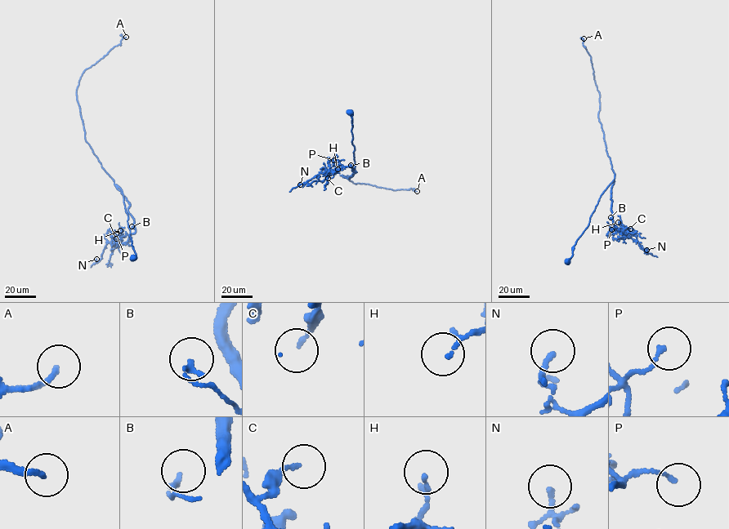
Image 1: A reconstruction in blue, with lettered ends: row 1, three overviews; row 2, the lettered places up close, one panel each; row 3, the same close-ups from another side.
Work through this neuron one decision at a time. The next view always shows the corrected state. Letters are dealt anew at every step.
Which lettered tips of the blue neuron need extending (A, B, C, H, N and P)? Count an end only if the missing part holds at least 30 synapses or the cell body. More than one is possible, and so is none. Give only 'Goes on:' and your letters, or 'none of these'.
Goes on: A

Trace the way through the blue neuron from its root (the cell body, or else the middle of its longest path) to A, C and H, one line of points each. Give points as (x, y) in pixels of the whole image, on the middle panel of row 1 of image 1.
A: (351, 112), (355, 170), (348, 180), (340, 175), (347, 175), (355, 184), (417, 191)
C: (351, 112), (355, 165), (349, 177), (355, 171), (345, 166), (329, 171), (328, 178)
H: (351, 112), (355, 165), (349, 177), (355, 171), (345, 166), (337, 169)

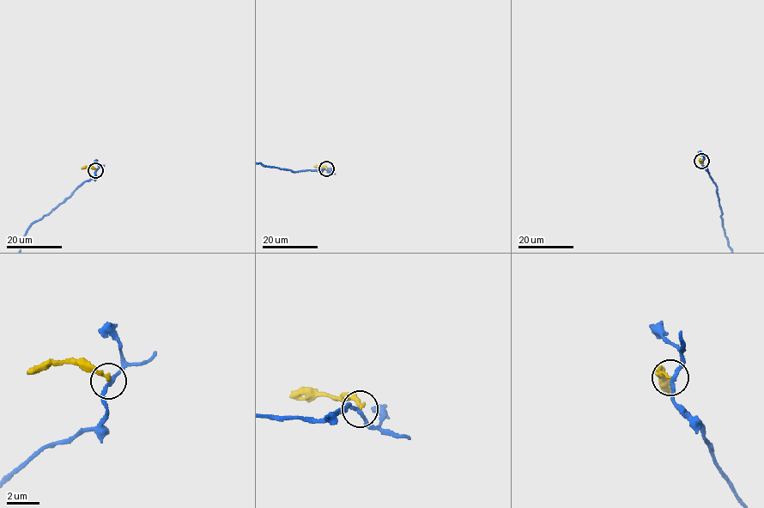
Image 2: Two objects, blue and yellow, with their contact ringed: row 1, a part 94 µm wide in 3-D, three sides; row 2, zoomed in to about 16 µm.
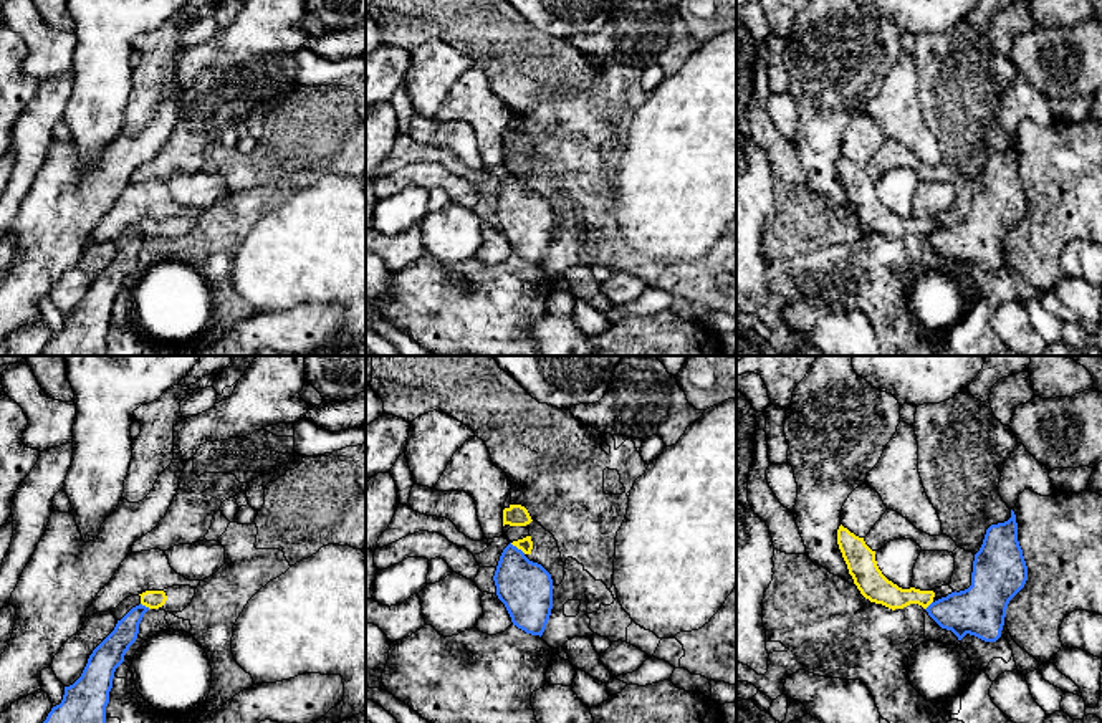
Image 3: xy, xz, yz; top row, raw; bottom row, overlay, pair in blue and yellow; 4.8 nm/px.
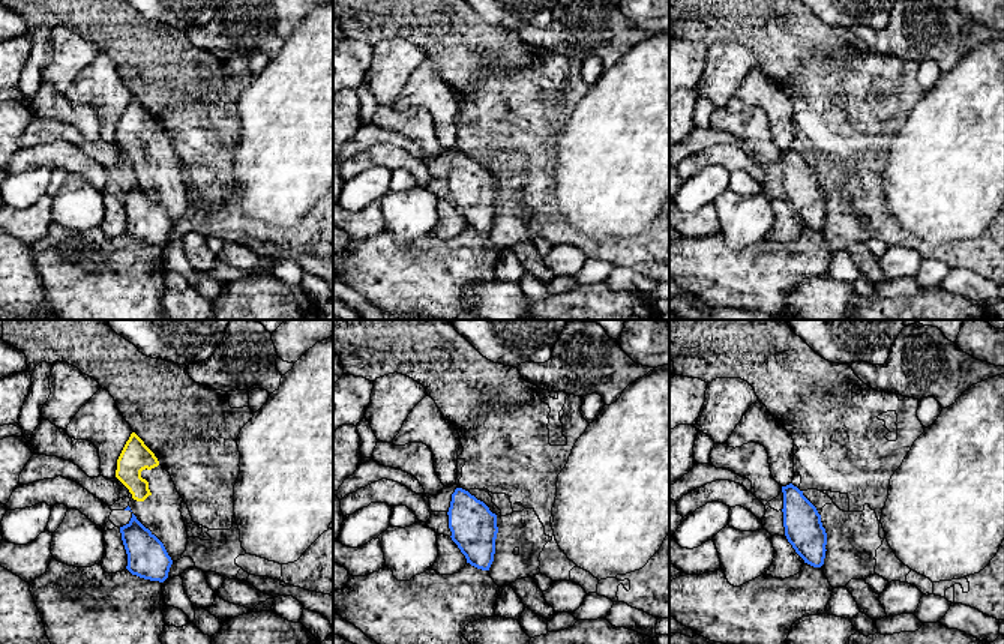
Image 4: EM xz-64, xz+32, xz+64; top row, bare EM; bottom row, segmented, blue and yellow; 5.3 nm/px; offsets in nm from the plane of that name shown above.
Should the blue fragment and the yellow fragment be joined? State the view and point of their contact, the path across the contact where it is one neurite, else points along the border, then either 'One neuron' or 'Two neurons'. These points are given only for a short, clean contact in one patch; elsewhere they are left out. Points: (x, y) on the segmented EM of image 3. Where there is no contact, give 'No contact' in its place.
Touches blue at xz (517, 548). Boundary: xz (510, 543), (525, 553). Two neurons

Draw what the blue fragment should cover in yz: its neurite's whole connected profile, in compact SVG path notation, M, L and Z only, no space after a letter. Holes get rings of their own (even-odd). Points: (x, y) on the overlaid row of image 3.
M1016 515L986 529L975 554L971 586L932 602L925 610L958 640L966 634L985 642L1001 637L1009 601L1024 587L1028 566L1018 541Z

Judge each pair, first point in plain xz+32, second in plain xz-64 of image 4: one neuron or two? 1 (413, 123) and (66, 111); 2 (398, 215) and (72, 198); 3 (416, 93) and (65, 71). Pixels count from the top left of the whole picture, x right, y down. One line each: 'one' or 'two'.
1: one
2: one
3: two

